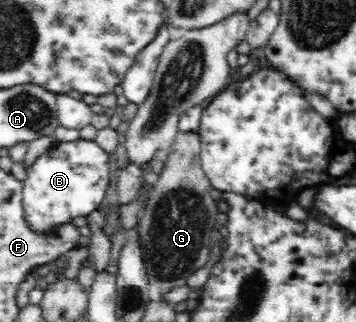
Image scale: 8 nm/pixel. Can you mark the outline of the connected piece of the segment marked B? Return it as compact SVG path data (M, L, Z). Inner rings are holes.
M76 140L73 142L57 142L45 154L41 155L27 168L27 179L23 181L23 208L26 223L33 232L44 235L57 225L72 222L76 217L89 216L101 205L106 193L111 190L109 175L109 154L95 141Z

